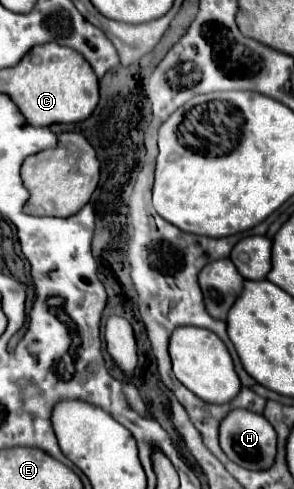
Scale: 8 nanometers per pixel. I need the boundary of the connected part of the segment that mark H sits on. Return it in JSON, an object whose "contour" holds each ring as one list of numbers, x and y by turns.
{"contour":[[233,409,229,415,225,415,225,419,219,425,219,443,223,453,231,461,235,461,245,469,255,469,255,471,269,469,273,465,277,451,277,435,271,423,263,415,247,409]]}

